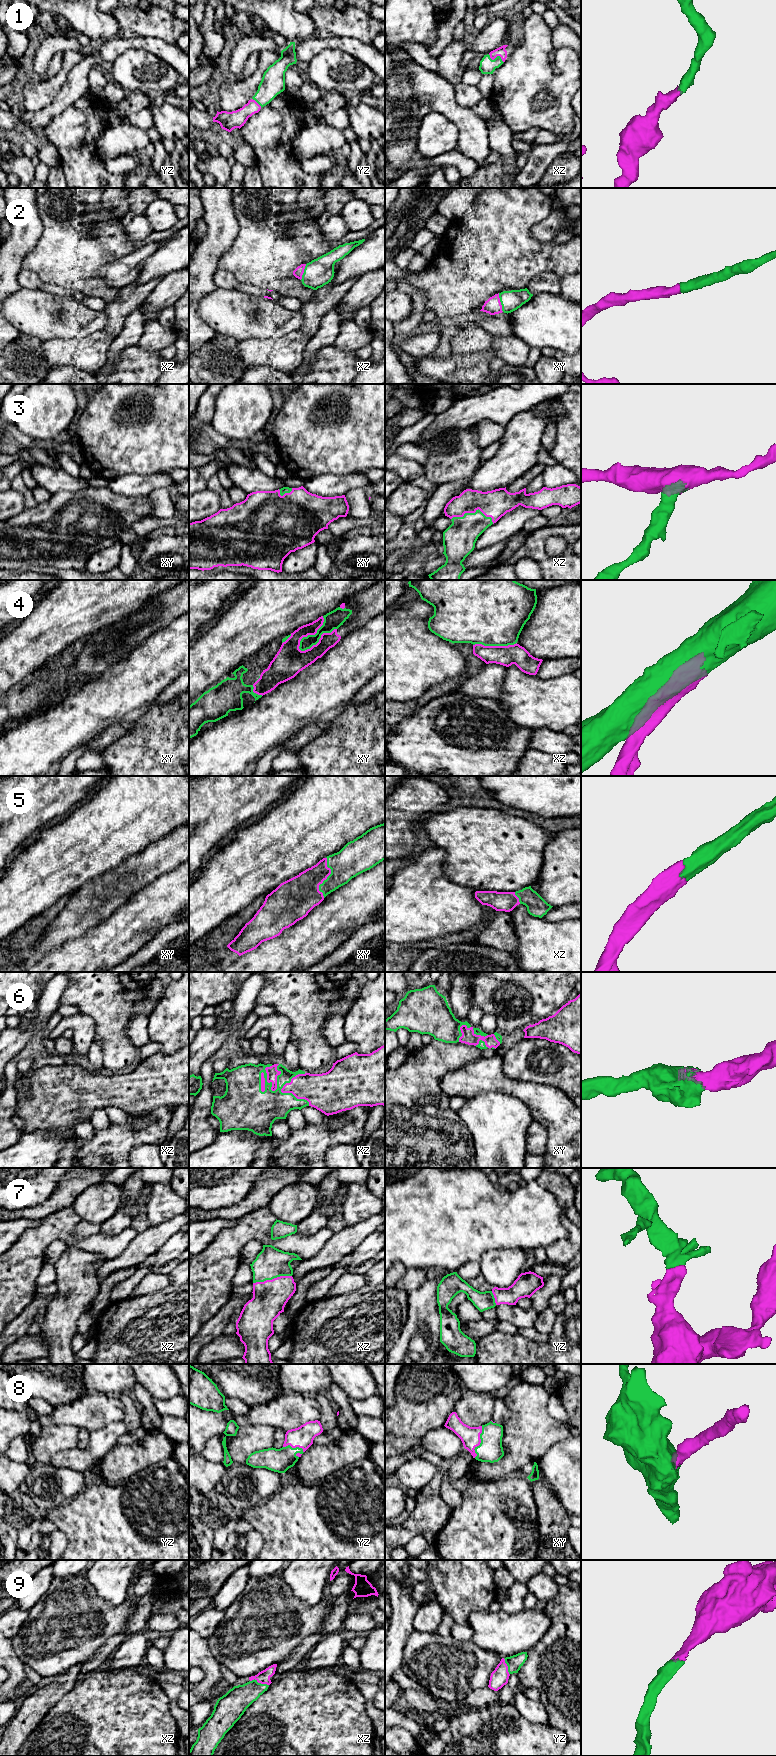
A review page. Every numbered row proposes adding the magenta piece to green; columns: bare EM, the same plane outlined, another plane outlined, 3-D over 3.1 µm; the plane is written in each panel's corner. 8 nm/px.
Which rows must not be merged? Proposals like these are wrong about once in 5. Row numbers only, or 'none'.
4

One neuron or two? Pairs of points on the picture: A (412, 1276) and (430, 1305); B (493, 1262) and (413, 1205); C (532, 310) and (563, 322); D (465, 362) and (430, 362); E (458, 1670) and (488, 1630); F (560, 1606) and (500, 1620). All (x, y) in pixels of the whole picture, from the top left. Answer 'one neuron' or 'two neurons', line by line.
A: two neurons
B: two neurons
C: one neuron
D: one neuron
E: two neurons
F: two neurons

